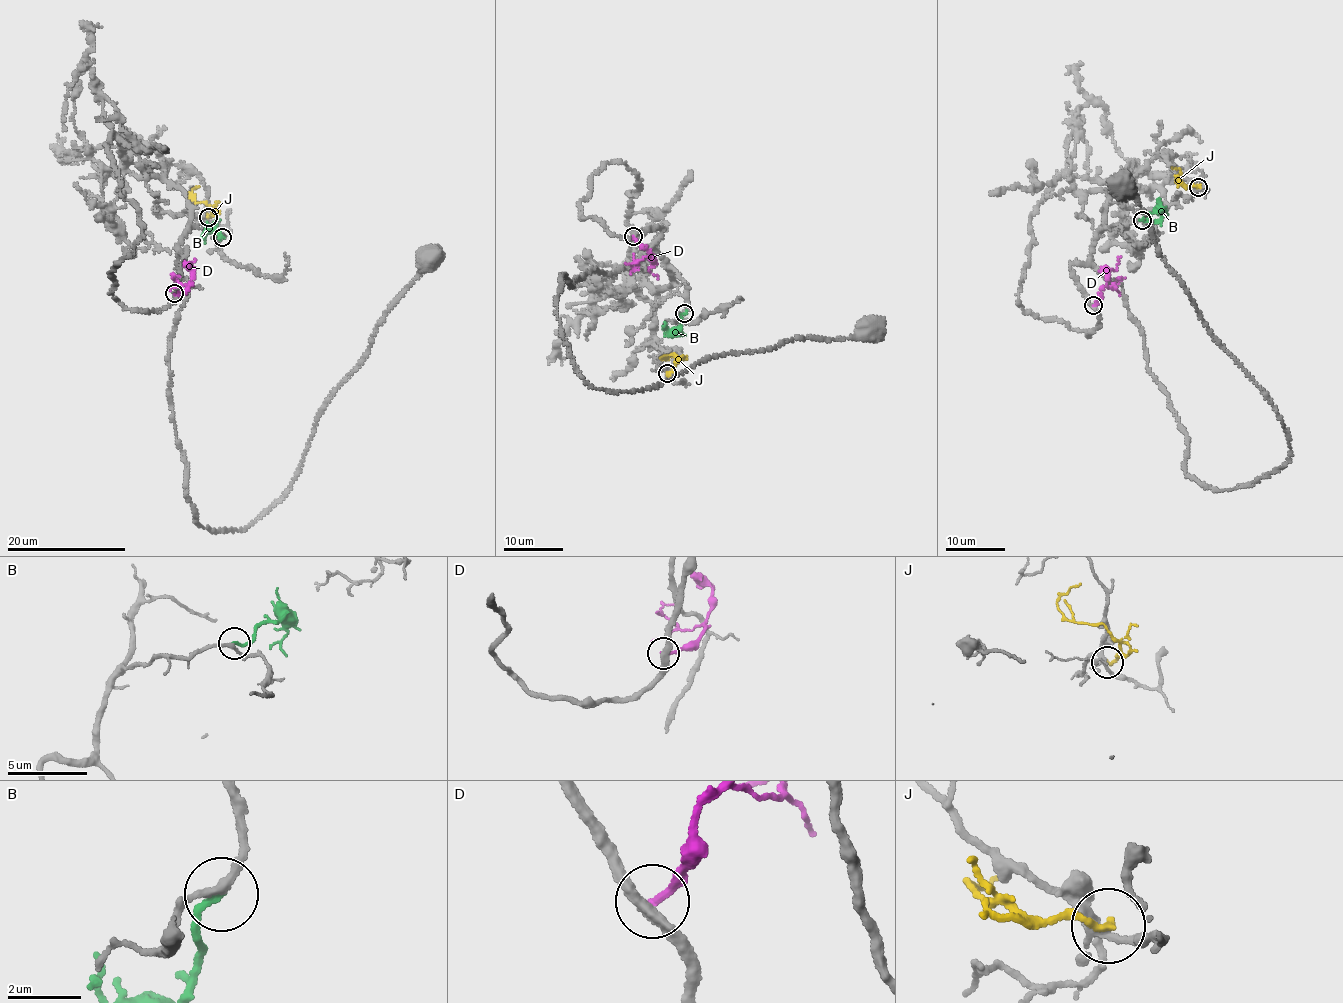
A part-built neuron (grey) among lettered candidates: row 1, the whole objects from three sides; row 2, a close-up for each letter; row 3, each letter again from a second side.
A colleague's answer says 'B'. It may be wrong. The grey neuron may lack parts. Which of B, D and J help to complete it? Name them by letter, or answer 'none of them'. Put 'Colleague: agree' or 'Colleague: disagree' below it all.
B
Colleague: agree

